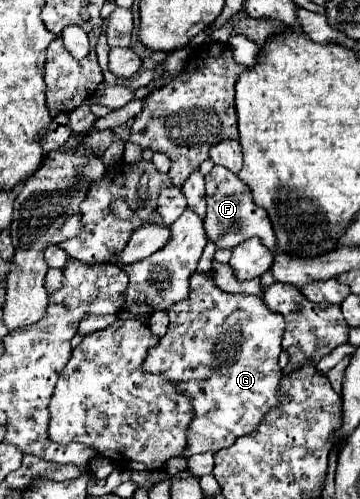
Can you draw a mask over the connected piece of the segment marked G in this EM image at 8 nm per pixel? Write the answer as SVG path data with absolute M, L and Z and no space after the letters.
M211 273L191 277L189 299L171 307L167 335L159 339L159 343L149 351L145 363L141 365L147 373L165 375L165 379L175 383L177 391L187 395L193 403L195 415L187 431L187 445L183 451L185 459L197 453L217 453L219 449L231 447L237 437L255 431L263 415L279 403L279 381L283 371L279 369L277 361L281 353L283 329L283 317L269 311L269 307L259 301L259 297L225 293L215 285Z

